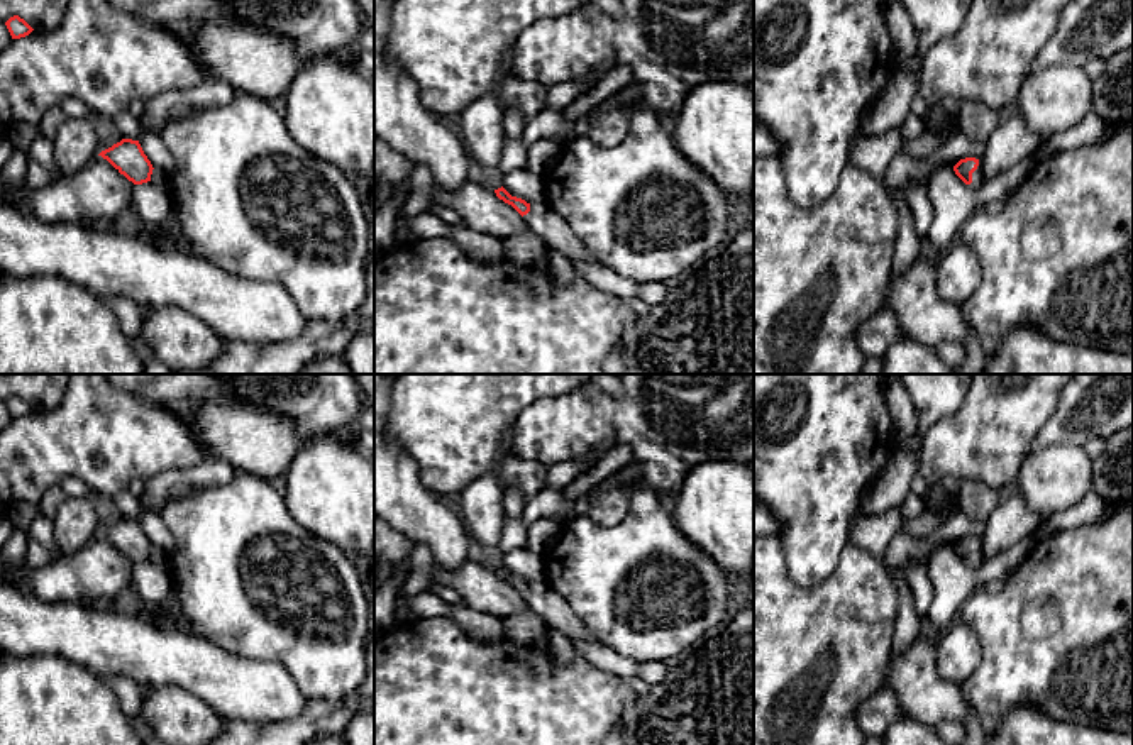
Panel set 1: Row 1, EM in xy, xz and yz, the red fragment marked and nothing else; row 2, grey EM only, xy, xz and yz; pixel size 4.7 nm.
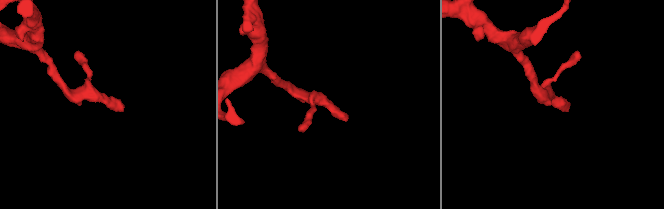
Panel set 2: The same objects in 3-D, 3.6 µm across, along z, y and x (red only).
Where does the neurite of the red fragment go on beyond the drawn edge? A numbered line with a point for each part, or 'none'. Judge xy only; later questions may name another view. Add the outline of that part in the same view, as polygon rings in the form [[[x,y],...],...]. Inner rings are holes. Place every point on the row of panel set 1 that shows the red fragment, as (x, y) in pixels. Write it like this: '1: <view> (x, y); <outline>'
1: xy (158, 176); [[[158,168],[152,169],[151,181],[156,185],[163,185],[169,191],[168,174],[164,174],[161,169],[158,169]]]

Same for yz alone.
1: yz (978, 180); [[[977,166],[977,169],[972,173],[972,183],[967,185],[974,193],[986,183],[982,173],[981,173],[981,166]]]

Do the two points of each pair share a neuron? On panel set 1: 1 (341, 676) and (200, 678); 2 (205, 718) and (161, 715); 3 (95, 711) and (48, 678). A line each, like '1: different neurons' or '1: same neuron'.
1: different neurons
2: same neuron
3: same neuron

